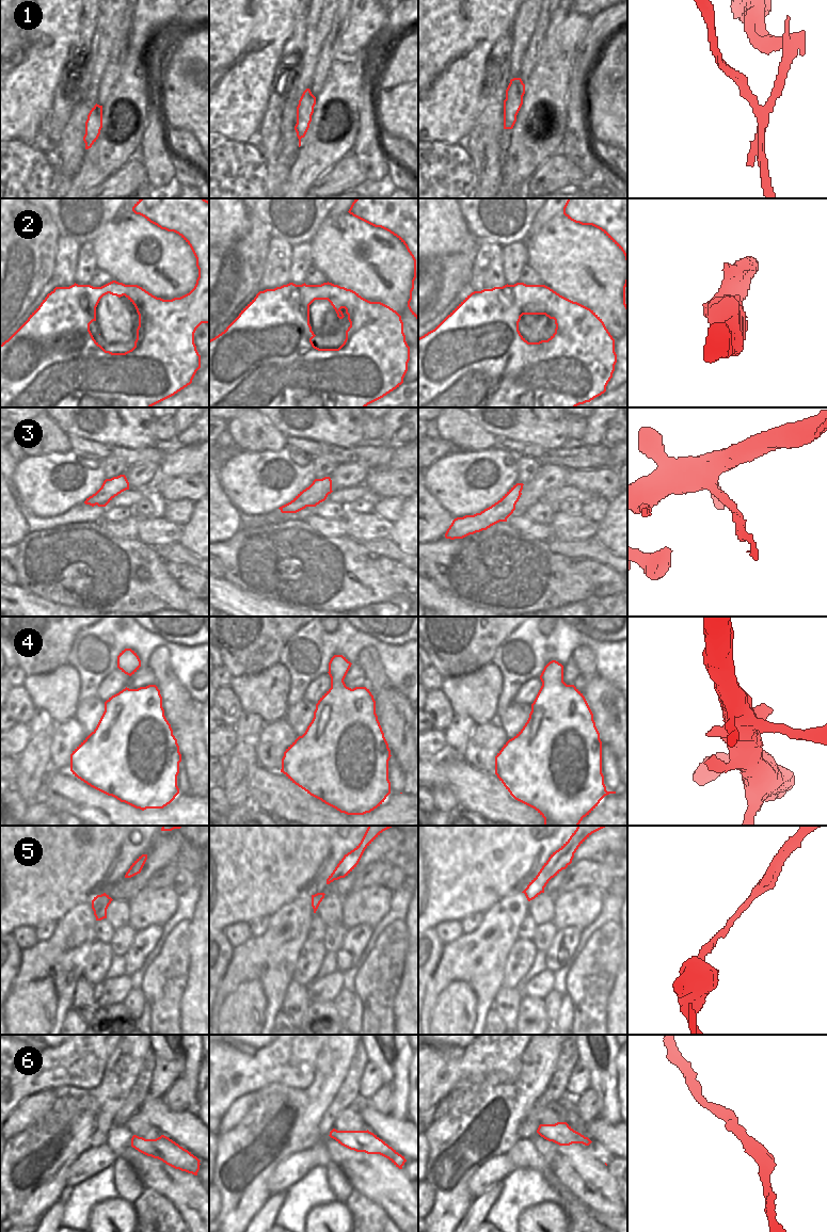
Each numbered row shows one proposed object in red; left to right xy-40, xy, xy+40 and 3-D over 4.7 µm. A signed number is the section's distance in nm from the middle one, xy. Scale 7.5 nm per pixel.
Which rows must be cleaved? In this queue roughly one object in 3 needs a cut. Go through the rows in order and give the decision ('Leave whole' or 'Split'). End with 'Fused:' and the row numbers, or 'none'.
1: Split
2: Leave whole
3: Split
4: Leave whole
5: Leave whole
6: Leave whole
Fused: 1, 3.

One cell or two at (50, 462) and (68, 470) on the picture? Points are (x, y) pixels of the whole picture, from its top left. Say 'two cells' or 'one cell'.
one cell

